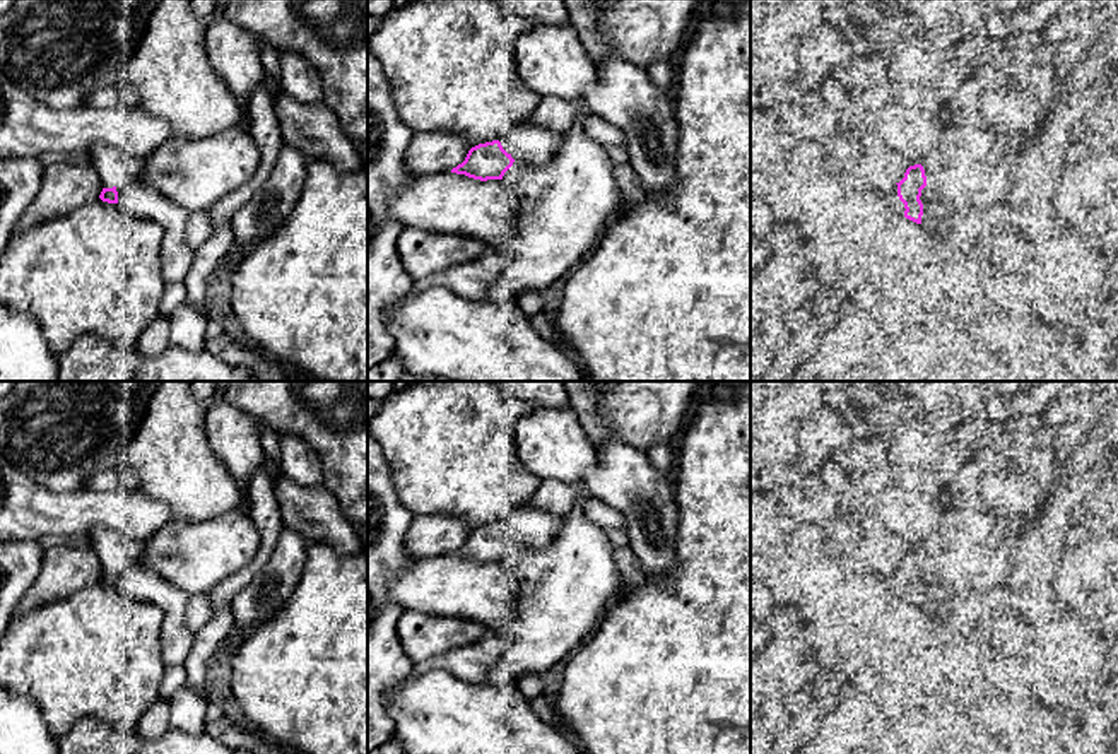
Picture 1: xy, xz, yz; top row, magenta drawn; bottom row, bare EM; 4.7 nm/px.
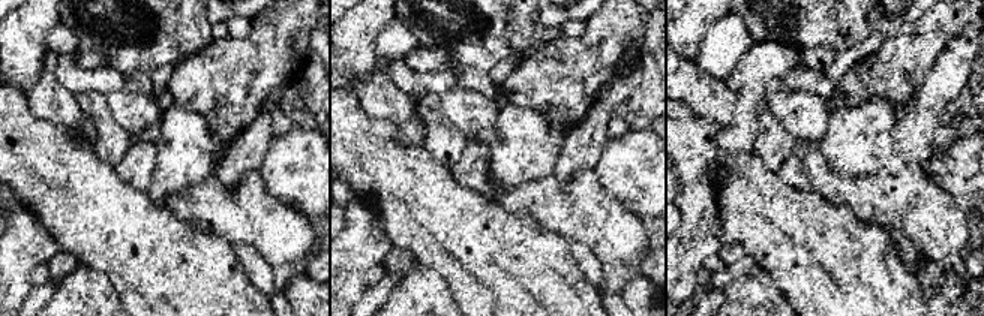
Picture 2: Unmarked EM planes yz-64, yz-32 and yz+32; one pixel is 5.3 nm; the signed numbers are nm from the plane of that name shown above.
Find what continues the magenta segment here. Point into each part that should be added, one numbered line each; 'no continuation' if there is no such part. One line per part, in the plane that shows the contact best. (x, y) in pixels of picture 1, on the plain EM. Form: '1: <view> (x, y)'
1: yz (889, 578)

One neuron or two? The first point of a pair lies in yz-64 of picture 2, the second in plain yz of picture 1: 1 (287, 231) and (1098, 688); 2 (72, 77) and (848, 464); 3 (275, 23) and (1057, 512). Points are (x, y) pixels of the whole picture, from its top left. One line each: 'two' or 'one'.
1: two
2: two
3: two

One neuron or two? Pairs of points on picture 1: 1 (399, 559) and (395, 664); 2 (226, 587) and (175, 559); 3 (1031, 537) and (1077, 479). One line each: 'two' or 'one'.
1: one
2: two
3: one

